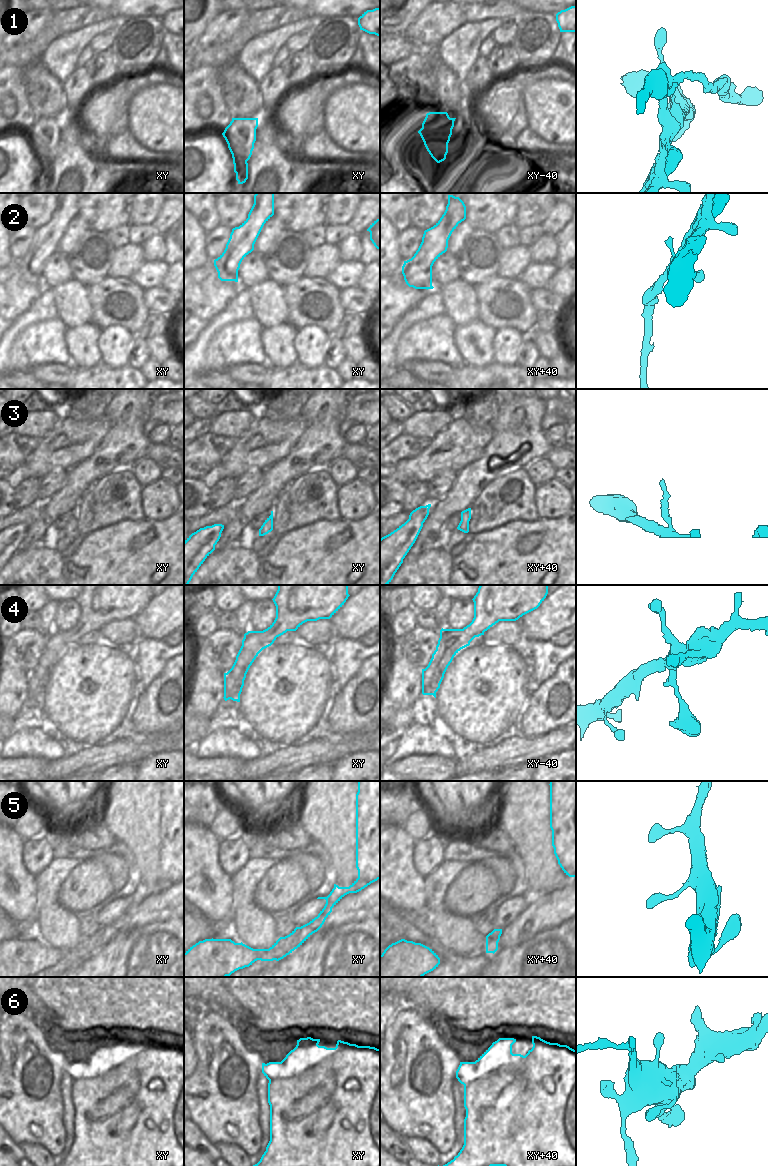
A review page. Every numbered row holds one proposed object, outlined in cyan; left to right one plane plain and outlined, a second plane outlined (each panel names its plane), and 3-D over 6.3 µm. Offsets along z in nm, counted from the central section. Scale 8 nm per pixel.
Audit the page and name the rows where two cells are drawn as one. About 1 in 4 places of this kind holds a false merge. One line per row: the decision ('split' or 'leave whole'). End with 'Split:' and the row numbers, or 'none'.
1: split
2: split
3: leave whole
4: leave whole
5: leave whole
6: leave whole
Split: 1, 2

